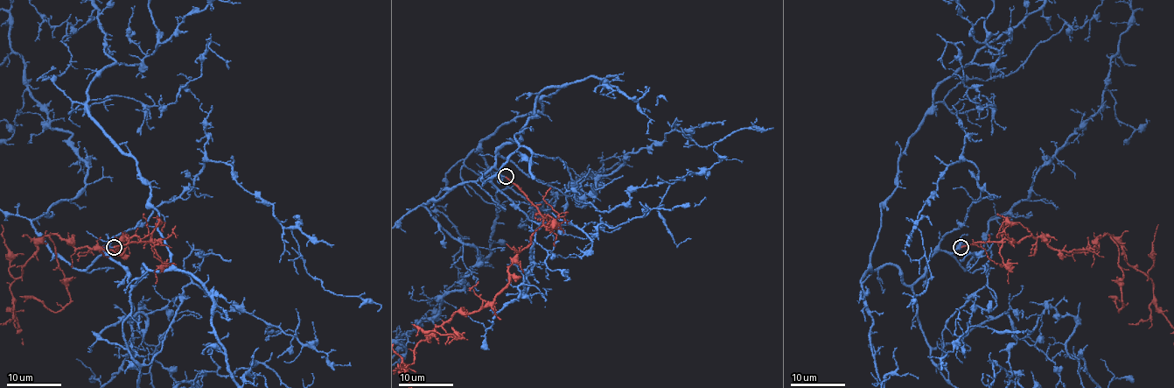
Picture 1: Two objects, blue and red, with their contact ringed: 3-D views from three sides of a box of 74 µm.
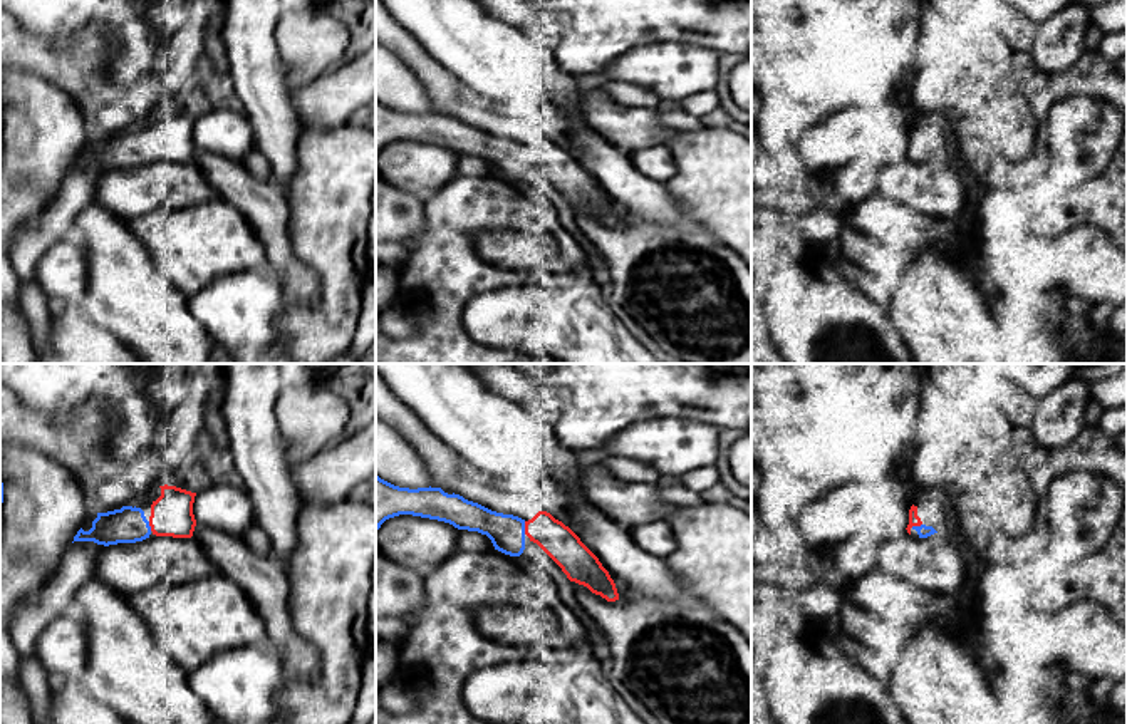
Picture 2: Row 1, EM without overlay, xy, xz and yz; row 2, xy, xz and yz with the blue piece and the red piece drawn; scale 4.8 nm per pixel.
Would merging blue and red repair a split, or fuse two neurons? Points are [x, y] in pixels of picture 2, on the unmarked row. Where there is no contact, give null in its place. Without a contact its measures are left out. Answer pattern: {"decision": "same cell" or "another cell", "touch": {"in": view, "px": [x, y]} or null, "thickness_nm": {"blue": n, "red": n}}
{"decision": "same cell", "touch": {"in": "xz", "px": [524, 153]}, "thickness_nm": {"blue": 170, "red": 170}}

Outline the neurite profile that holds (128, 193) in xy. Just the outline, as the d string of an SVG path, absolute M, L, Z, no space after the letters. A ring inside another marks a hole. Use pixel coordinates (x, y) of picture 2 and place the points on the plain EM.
M154 161L136 168L104 171L94 199L122 221L161 208L184 208L220 198L200 168L191 163Z

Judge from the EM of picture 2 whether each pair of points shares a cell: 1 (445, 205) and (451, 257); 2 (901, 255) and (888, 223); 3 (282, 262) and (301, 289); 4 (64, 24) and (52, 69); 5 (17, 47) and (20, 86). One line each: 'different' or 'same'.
1: same
2: same
3: same
4: different
5: different

